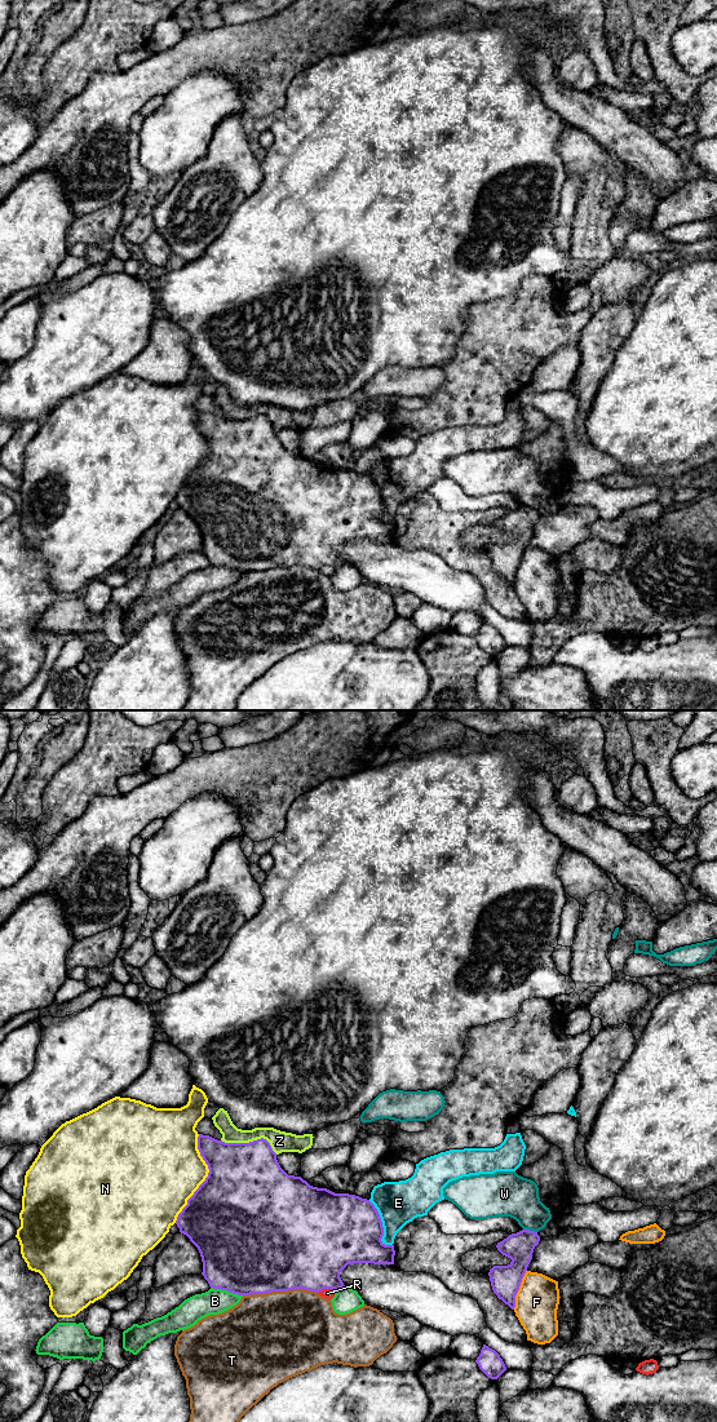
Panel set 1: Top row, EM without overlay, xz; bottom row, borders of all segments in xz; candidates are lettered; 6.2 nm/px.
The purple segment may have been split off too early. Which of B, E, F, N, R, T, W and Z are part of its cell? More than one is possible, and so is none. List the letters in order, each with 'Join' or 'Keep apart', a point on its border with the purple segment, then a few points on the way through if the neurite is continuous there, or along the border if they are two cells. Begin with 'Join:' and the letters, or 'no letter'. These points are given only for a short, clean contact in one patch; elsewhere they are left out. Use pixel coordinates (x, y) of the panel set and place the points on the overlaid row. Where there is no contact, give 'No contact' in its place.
Join: no letter
B: Keep apart. Touches purple at xz (226, 1289)
E: Keep apart. Touches purple at xz (381, 1226)
F: Keep apart. Touches purple at xz (518, 1289)
N: Keep apart. Touches purple at xz (206, 1178)
R: Keep apart. Touches purple at xz (326, 1288)
T: Keep apart. Touches purple at xz (279, 1290)
W: Keep apart. Touches purple at xz (529, 1230). Boundary: xz (523, 1228), (536, 1232)
Z: Keep apart. Touches purple at xz (251, 1142)

